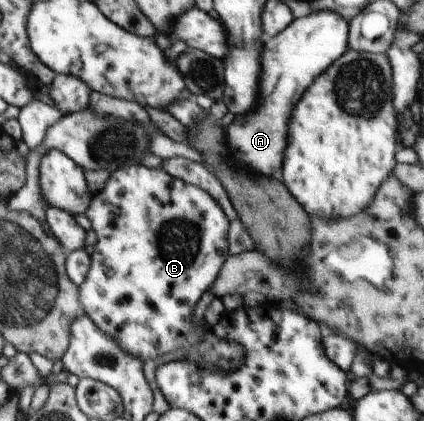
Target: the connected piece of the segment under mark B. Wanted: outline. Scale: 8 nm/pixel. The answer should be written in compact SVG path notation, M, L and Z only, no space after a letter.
M145 165L126 166L120 168L110 174L104 189L92 196L89 208L84 212L86 218L90 221L92 229L97 237L97 244L90 250L90 265L85 278L85 282L79 285L80 302L84 306L85 315L92 319L109 338L117 339L117 342L129 352L133 358L140 359L141 362L148 360L156 360L164 354L172 352L172 350L184 350L184 358L188 363L197 363L198 367L213 367L217 370L230 370L230 368L238 368L244 362L244 350L242 344L237 341L224 340L212 334L212 328L204 326L204 324L194 324L192 320L192 312L196 302L200 300L200 296L212 286L212 282L216 276L220 276L220 266L224 266L228 260L228 216L222 212L224 208L216 204L216 200L212 200L213 196L207 194L200 187L190 185L181 179L173 178L172 175L160 169L147 168Z

